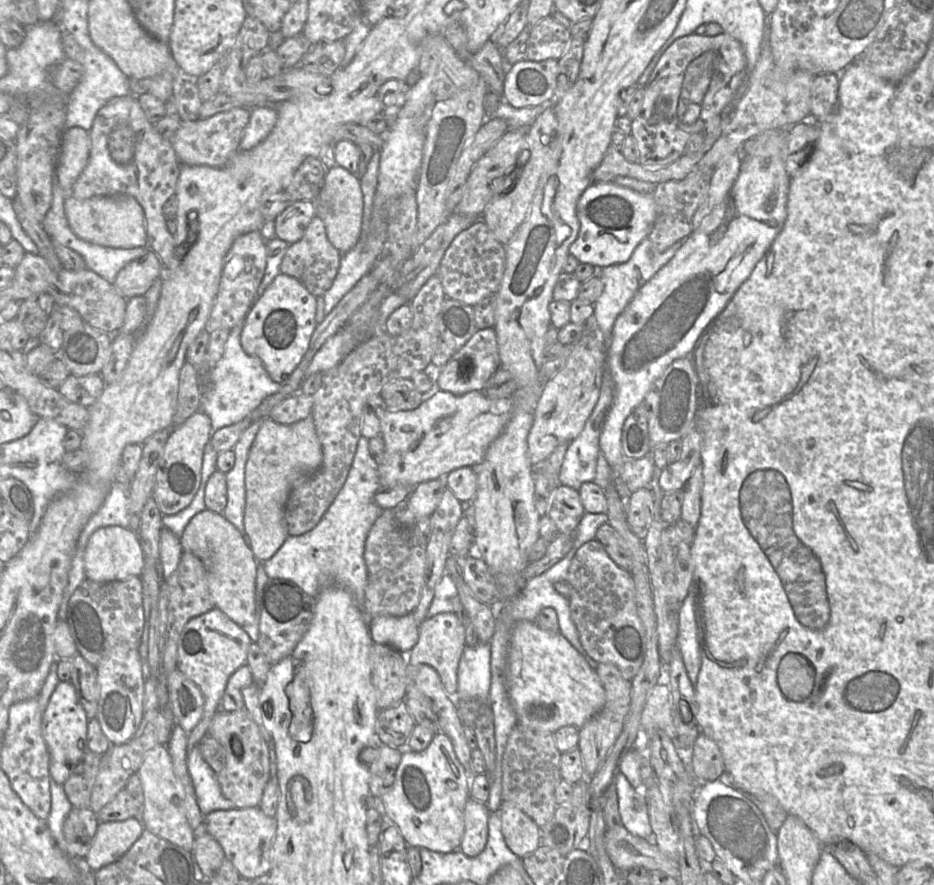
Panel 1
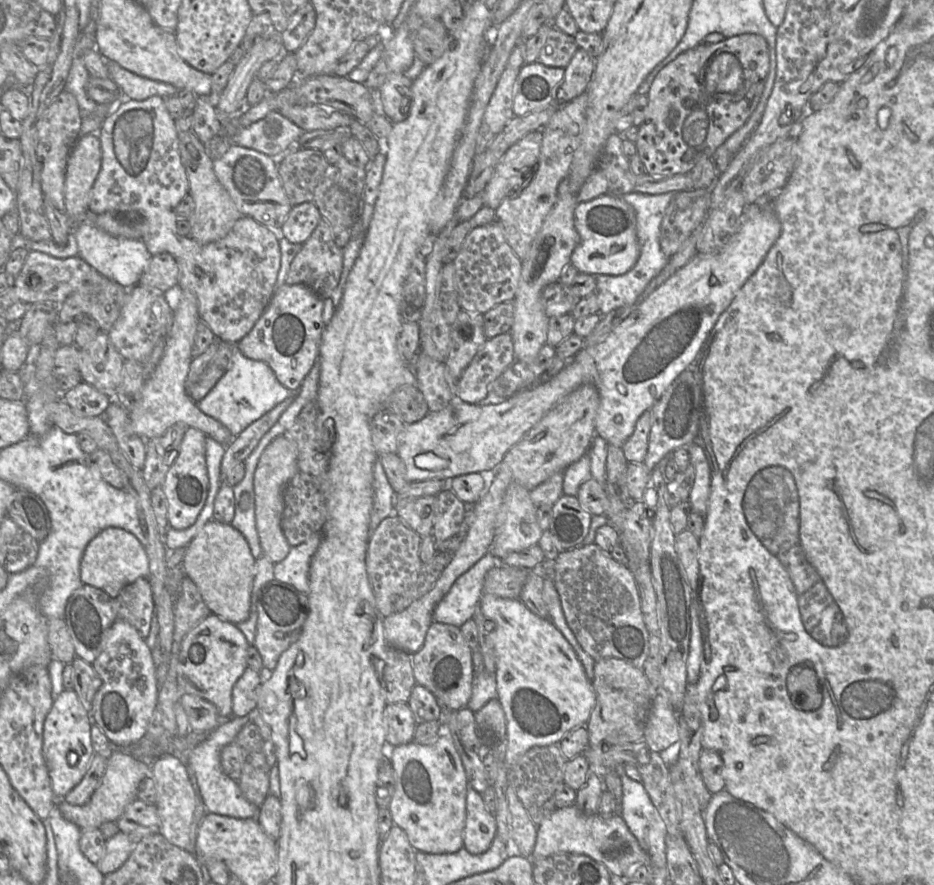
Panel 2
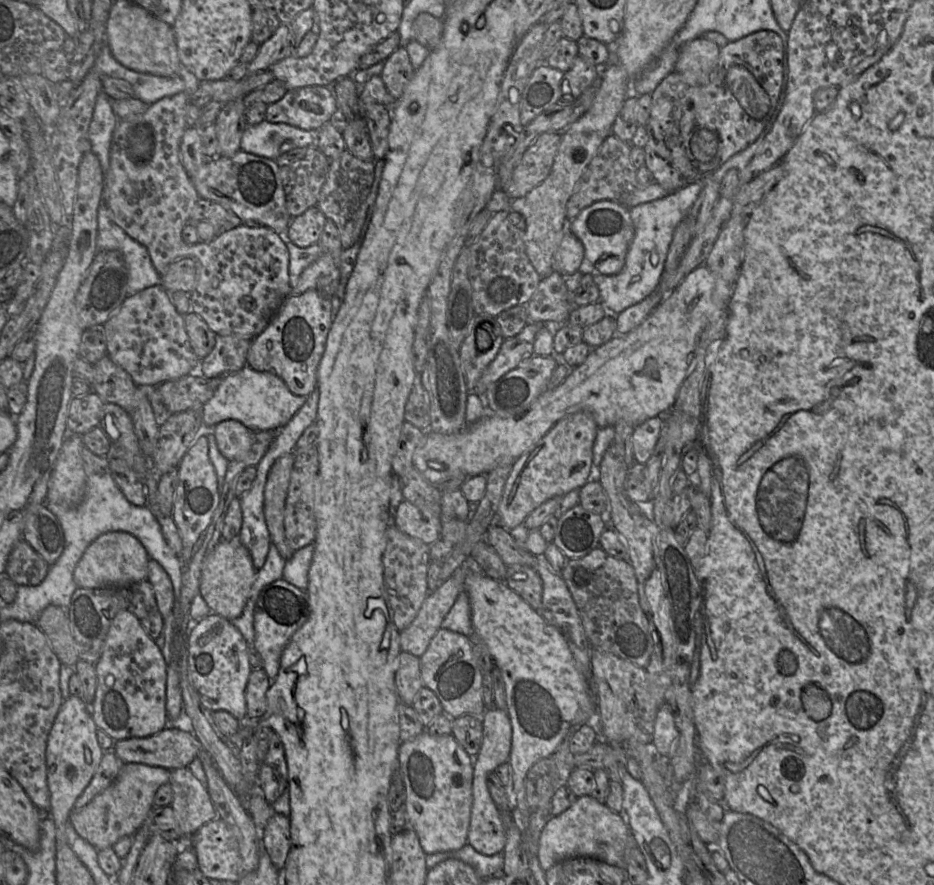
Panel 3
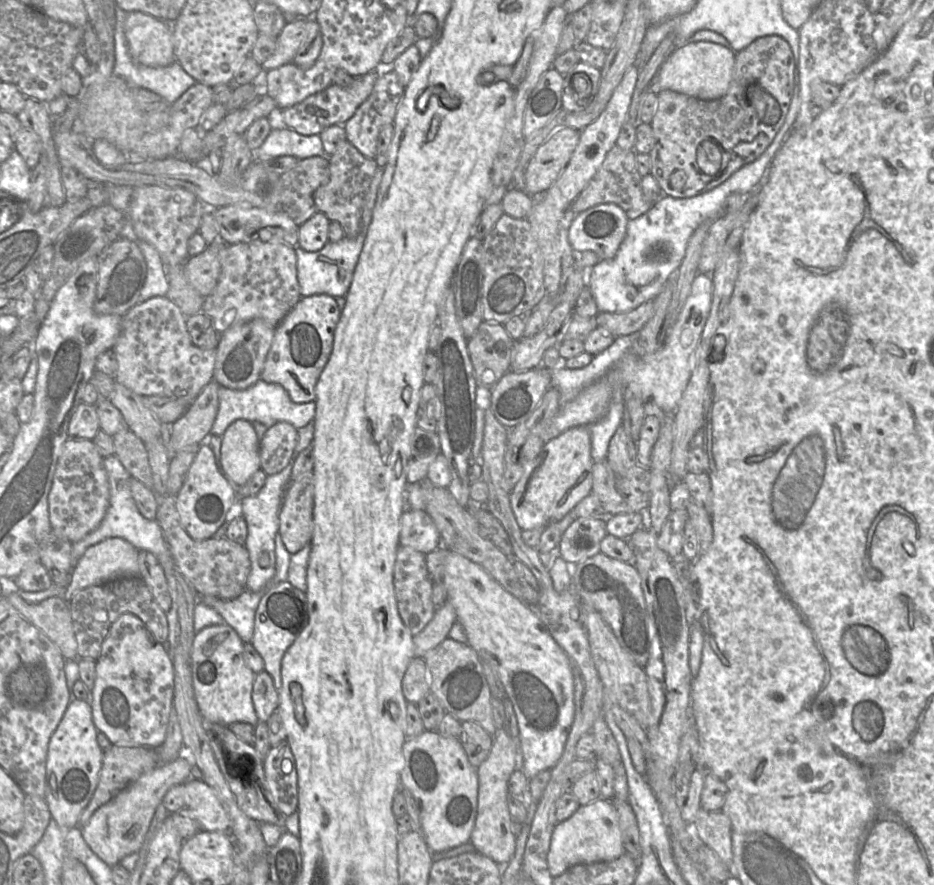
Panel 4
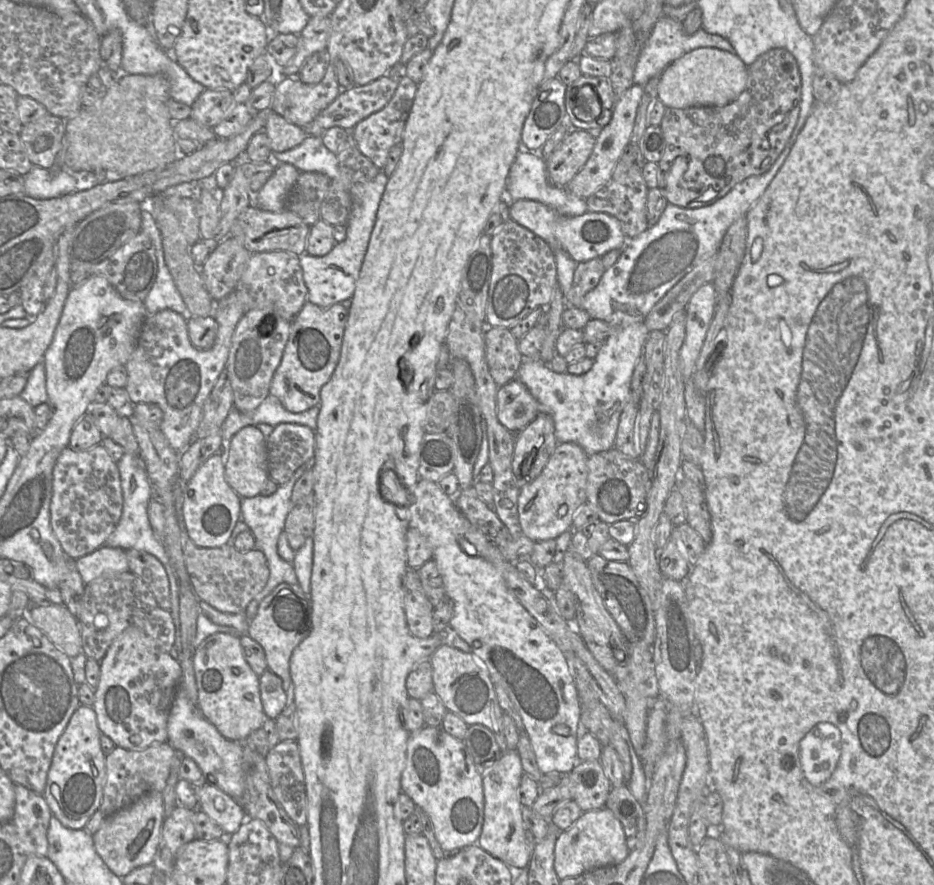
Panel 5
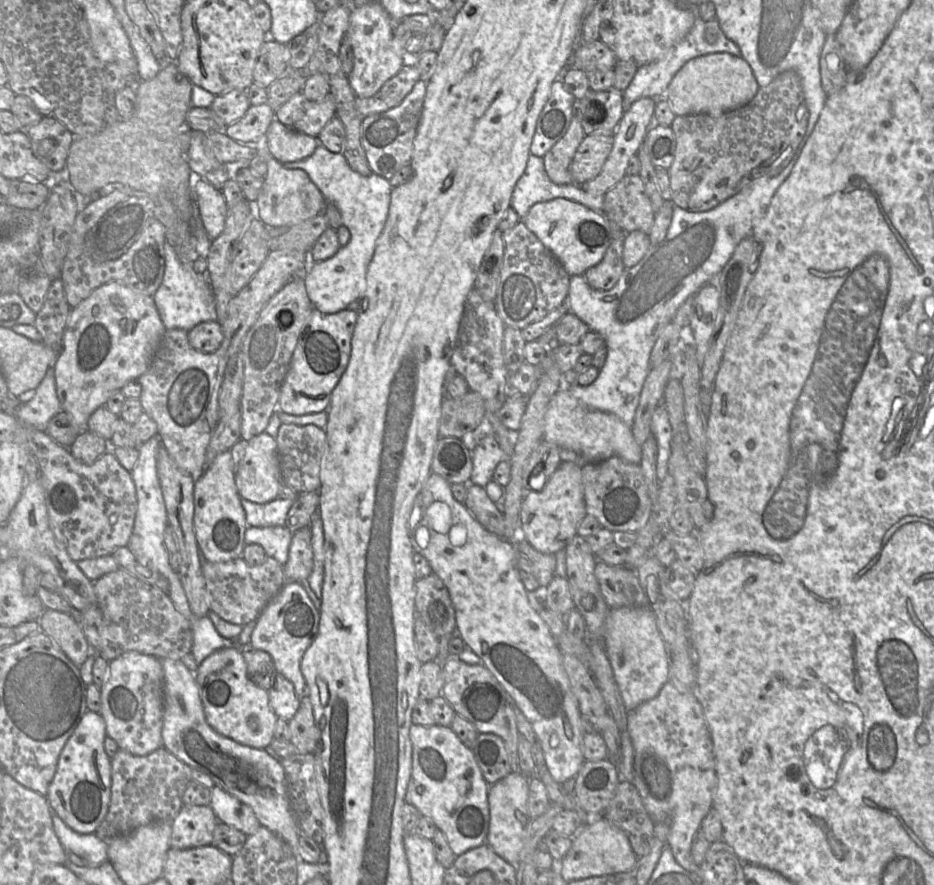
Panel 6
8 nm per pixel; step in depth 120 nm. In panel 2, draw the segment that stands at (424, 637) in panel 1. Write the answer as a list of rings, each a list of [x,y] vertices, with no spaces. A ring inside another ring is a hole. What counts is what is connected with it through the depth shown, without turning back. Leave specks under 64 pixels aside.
[[[433,621],[422,647],[411,655],[411,662],[416,682],[428,689],[440,705],[454,711],[467,706],[472,694],[475,671],[472,664],[472,651],[459,627]]]

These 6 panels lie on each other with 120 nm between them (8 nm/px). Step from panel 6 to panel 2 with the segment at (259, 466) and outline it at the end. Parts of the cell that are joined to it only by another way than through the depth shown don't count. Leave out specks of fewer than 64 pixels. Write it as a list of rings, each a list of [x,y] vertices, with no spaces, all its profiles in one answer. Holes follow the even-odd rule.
[[[182,292],[173,311],[173,323],[164,340],[164,351],[151,377],[142,386],[141,398],[129,413],[132,431],[144,440],[160,436],[172,425],[184,424],[197,428],[222,445],[228,445],[233,434],[219,421],[201,412],[185,389],[185,381],[193,359],[191,347],[198,323],[201,321],[195,297],[190,292]]]

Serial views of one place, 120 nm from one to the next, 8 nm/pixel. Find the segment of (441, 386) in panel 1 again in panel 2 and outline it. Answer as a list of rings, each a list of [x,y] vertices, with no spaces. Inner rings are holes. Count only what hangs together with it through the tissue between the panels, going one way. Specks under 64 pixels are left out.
[[[509,332],[487,339],[455,383],[454,395],[467,403],[481,402],[488,395],[488,385],[514,361],[516,358]]]

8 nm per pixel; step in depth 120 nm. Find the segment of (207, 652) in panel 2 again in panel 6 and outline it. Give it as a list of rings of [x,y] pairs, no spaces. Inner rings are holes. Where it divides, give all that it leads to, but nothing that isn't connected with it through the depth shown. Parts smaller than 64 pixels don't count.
[[[221,648],[209,655],[199,664],[196,680],[206,720],[215,731],[253,748],[265,749],[270,745],[278,717],[270,708],[268,691],[250,680],[239,650]]]

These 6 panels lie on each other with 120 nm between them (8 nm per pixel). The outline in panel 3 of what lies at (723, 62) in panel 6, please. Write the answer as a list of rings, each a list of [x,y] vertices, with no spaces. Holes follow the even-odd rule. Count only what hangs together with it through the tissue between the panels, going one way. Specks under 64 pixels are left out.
[[[704,37],[694,38],[681,47],[674,71],[681,74],[690,85],[706,85],[717,66],[719,53],[720,47],[713,41]]]

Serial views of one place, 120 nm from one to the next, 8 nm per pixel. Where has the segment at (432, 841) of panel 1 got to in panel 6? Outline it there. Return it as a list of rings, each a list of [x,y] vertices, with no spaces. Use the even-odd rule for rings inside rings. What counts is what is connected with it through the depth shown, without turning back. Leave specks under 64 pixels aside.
[[[412,724],[411,775],[405,802],[418,809],[444,834],[455,856],[486,843],[489,825],[488,787],[471,749],[467,748],[450,727]]]

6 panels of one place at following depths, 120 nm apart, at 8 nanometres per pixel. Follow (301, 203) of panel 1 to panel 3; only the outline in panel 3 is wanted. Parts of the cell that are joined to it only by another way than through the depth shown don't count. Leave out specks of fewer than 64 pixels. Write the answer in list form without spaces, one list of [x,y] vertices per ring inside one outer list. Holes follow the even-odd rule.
[[[318,205],[308,208],[299,216],[292,217],[286,237],[298,247],[308,247],[319,241],[327,218]]]

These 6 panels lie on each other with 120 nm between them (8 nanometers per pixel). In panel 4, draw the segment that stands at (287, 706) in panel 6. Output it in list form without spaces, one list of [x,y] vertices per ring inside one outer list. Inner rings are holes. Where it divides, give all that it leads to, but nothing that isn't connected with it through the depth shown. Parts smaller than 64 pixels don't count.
[[[266,670],[255,674],[252,702],[260,722],[266,722],[279,707],[279,691],[275,689],[274,681]]]

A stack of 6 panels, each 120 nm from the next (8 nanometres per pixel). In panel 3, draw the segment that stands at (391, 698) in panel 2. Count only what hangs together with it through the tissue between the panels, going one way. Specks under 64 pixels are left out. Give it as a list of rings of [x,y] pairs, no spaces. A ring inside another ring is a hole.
[[[401,651],[395,672],[395,687],[401,703],[412,705],[414,697],[424,686],[420,671],[420,657]]]

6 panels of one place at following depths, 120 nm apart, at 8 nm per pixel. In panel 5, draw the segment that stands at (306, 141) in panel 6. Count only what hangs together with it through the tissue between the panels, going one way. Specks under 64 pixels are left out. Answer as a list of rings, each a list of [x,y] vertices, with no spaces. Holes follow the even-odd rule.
[[[271,110],[267,112],[262,130],[267,134],[271,151],[274,152],[290,150],[301,144],[307,136],[303,128]]]

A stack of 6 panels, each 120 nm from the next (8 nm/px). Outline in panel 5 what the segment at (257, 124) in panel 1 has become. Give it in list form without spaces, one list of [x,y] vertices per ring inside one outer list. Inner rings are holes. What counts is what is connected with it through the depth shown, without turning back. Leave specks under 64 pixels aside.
[[[306,136],[298,146],[282,152],[271,152],[277,164],[291,164],[300,172],[320,172],[333,180],[340,174],[338,159],[325,147],[321,137]]]

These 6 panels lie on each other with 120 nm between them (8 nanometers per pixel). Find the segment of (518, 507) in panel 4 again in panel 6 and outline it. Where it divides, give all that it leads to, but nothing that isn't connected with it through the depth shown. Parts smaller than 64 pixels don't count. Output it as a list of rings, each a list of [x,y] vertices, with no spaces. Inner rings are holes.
[[[562,461],[541,491],[525,493],[520,510],[520,537],[541,553],[555,554],[578,535],[577,528],[586,515],[582,470],[573,462]]]

